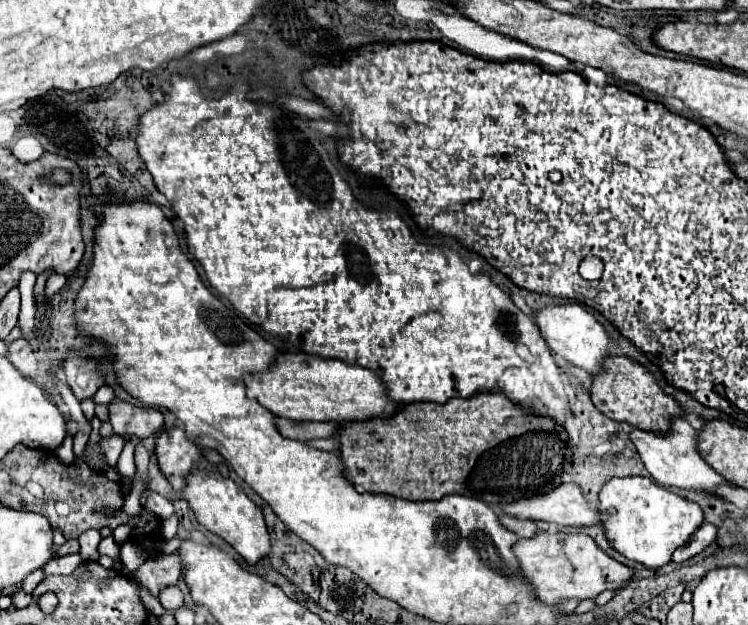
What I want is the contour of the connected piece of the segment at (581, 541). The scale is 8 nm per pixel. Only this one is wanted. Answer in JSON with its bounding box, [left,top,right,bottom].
[513,532,633,604]

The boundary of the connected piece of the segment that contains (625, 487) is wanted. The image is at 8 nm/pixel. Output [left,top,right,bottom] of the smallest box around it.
[599,476,717,570]

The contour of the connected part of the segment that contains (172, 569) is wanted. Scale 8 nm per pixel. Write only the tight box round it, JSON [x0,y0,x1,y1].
[121,552,181,596]

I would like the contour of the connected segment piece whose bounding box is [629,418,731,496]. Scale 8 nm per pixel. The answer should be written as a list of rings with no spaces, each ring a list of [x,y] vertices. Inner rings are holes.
[[[675,418],[671,432],[669,434],[653,434],[645,432],[639,428],[629,430],[629,438],[635,444],[645,468],[649,474],[663,486],[675,486],[675,488],[685,488],[685,490],[699,490],[699,492],[709,492],[717,496],[719,486],[731,486],[721,474],[717,474],[701,456],[697,450],[697,440],[699,432],[683,418]]]

